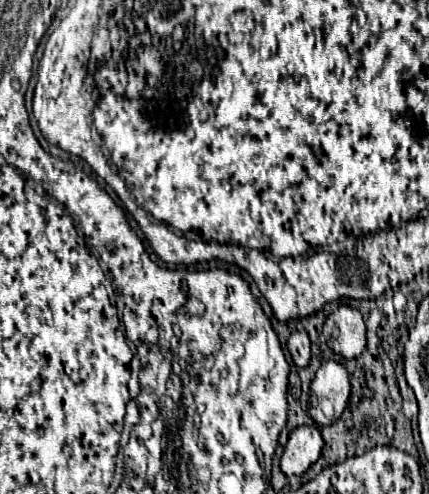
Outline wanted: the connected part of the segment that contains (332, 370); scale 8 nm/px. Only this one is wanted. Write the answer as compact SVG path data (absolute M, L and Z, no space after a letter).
M334 360L324 362L310 384L310 394L316 398L316 406L314 402L310 406L310 416L316 420L316 424L328 426L336 422L350 396L350 380L344 366Z

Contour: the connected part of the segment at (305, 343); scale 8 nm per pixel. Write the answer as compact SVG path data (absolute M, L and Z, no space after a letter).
M294 332L288 338L288 352L298 368L306 368L310 364L310 338L306 332Z

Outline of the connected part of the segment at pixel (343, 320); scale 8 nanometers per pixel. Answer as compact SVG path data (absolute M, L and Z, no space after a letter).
M340 306L326 318L324 336L336 354L348 360L360 356L366 348L366 326L362 314L356 308Z

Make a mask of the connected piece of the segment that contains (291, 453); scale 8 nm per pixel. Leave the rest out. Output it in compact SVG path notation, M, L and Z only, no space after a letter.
M298 426L290 432L280 460L282 472L290 476L304 474L320 456L324 440L316 426Z

